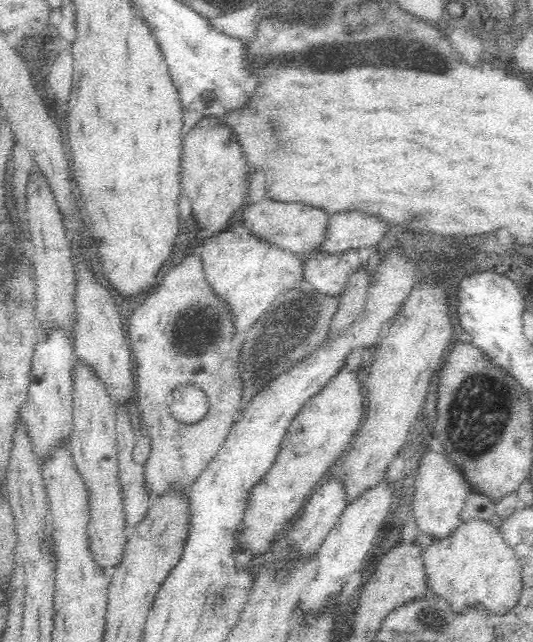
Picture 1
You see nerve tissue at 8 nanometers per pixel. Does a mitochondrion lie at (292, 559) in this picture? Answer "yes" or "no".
no

